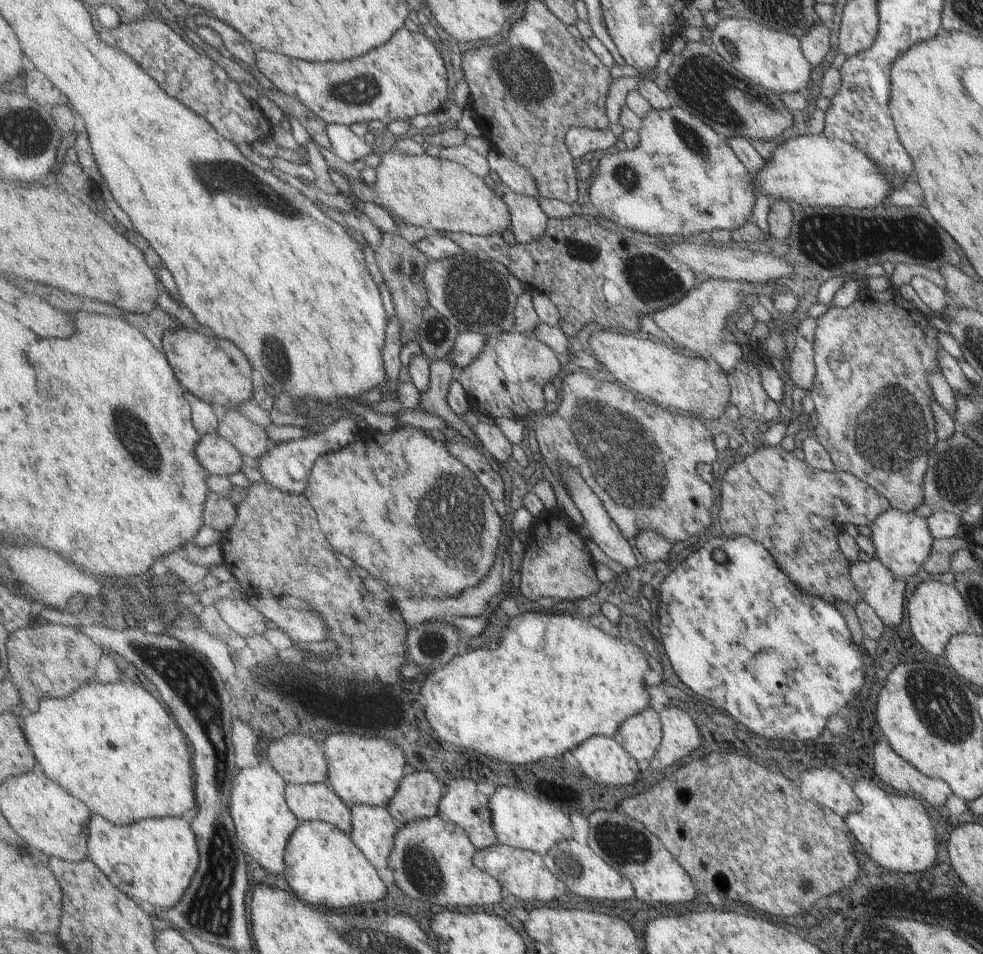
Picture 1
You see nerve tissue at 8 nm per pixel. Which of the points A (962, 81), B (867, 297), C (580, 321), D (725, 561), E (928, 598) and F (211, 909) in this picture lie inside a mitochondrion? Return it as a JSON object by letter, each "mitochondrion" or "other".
{"A":"other","B":"other","C":"other","D":"other","E":"other","F":"mitochondrion"}

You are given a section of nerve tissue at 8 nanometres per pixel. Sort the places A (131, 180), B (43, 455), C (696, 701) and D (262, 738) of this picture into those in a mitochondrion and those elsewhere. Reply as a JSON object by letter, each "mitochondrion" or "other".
{"A":"other","B":"other","C":"other","D":"other"}

